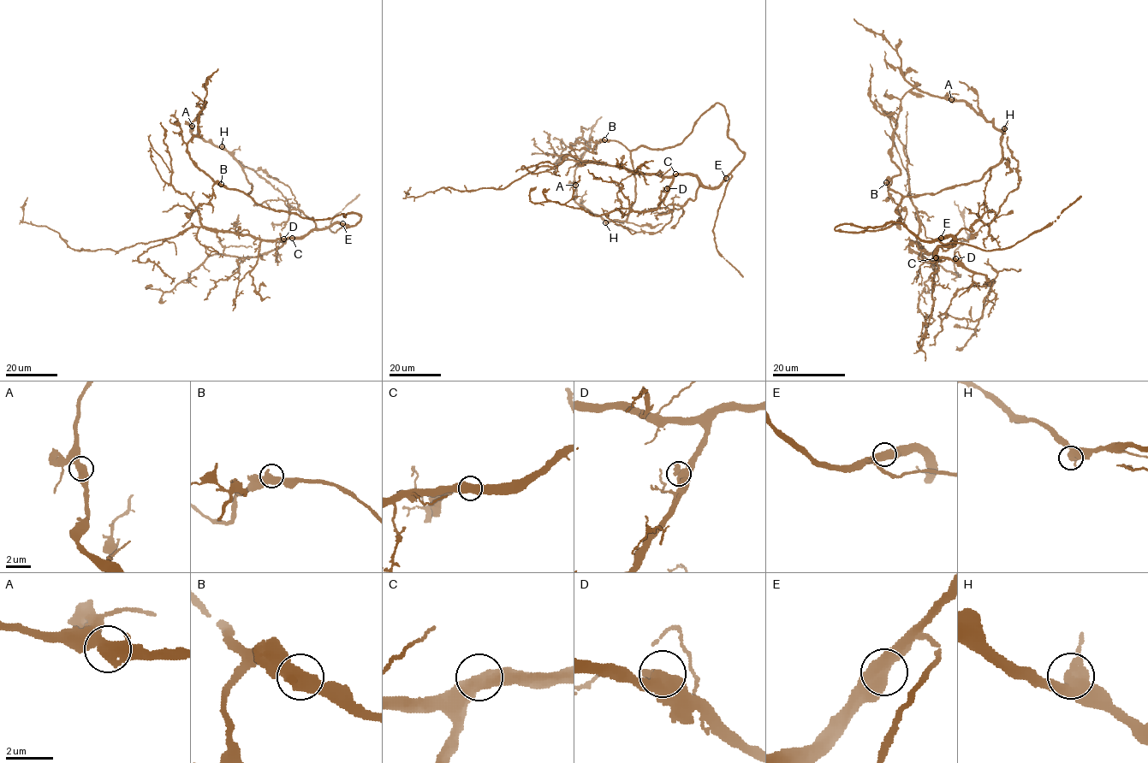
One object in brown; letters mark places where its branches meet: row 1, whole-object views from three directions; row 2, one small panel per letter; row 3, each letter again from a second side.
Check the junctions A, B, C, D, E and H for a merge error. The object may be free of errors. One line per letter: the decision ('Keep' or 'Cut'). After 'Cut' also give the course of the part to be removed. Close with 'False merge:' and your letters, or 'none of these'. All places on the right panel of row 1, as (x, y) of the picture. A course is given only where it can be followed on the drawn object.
A: Keep
B: Keep
C: Keep
D: Keep
E: Keep
H: Keep
False merge: none of these

